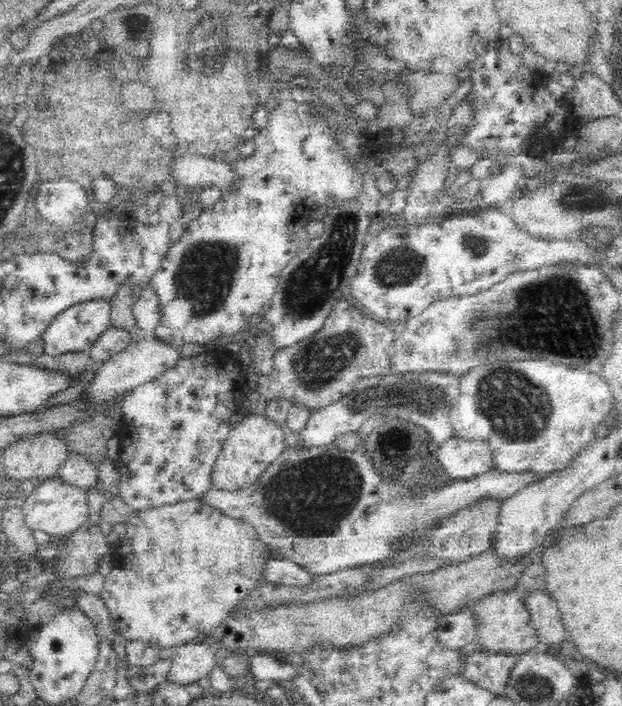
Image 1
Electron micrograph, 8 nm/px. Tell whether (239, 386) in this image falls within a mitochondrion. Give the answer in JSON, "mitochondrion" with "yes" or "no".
{"mitochondrion":"no"}

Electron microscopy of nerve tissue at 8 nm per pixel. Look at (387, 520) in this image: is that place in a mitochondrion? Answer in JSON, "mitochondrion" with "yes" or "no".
{"mitochondrion":"no"}

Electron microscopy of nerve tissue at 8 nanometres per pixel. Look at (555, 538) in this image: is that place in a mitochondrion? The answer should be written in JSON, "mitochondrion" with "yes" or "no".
{"mitochondrion":"no"}

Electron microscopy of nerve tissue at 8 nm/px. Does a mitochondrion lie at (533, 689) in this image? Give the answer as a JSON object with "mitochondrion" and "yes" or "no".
{"mitochondrion":"yes"}

